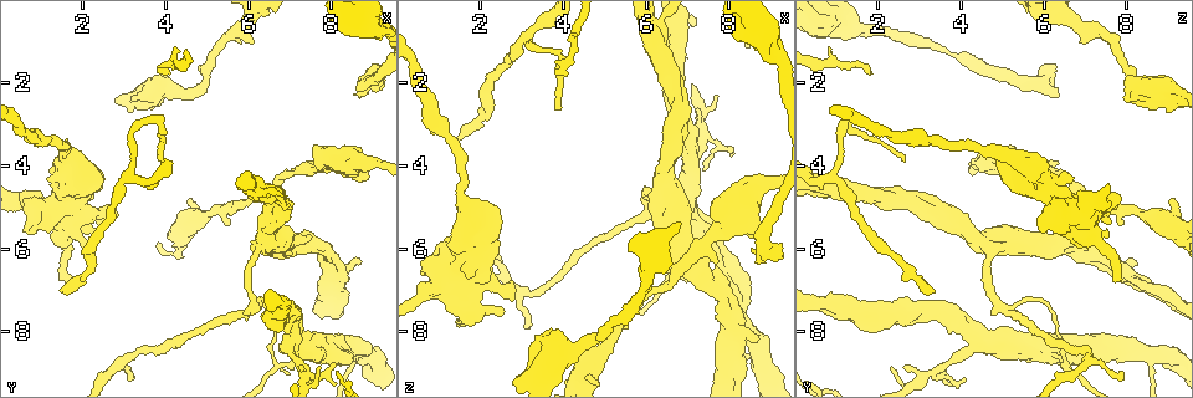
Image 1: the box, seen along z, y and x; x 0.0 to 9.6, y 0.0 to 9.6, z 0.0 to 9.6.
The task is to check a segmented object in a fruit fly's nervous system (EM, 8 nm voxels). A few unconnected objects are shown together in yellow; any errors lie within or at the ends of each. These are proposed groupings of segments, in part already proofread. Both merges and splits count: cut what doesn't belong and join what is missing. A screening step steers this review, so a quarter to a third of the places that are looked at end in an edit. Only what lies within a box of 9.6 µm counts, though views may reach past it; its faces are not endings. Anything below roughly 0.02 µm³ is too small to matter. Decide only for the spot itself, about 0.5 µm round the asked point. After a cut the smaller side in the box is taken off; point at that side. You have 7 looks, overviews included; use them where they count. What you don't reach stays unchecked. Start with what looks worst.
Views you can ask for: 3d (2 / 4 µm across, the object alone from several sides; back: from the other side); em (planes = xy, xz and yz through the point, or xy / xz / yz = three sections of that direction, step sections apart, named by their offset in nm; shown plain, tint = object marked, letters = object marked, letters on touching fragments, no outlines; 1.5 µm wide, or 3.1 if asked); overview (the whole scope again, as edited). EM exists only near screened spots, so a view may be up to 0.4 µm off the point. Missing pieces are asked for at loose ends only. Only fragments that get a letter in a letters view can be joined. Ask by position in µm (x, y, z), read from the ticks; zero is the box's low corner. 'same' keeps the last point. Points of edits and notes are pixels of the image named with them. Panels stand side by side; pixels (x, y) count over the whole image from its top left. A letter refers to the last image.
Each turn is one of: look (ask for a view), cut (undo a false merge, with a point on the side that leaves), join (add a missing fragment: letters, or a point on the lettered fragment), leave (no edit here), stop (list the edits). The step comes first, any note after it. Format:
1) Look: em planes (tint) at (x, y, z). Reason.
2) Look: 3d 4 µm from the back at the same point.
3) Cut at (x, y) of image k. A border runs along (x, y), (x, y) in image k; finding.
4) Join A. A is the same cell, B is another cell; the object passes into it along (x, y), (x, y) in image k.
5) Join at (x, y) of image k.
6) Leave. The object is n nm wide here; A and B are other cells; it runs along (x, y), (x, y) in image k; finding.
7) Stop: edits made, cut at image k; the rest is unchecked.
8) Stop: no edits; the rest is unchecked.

Look: em planes (tint) at (8.85, 2.25, 6.30). Branch stops here.

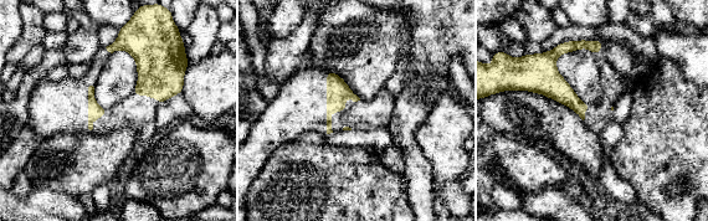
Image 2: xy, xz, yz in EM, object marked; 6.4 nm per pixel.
Look: em planes (letters) at the same point. What lies round it.

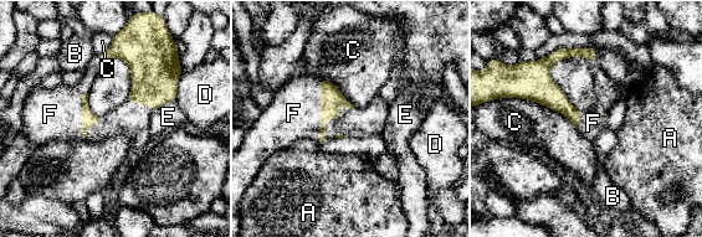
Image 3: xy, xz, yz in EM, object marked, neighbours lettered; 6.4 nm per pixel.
Join F. The longest contact is with C, 440 nm; F is the same cell, A, B, C, D and E are other cells; it goes on there.

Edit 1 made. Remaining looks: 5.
Look: overview. See it whole again.

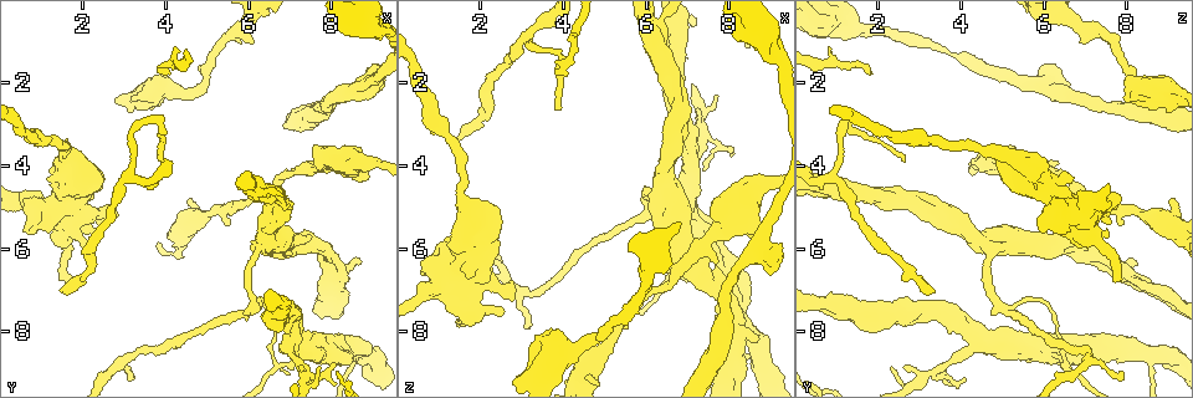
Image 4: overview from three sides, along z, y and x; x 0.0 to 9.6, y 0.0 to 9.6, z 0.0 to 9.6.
Look: 3d 4 µm at (8.65, 6.30, 8.30).

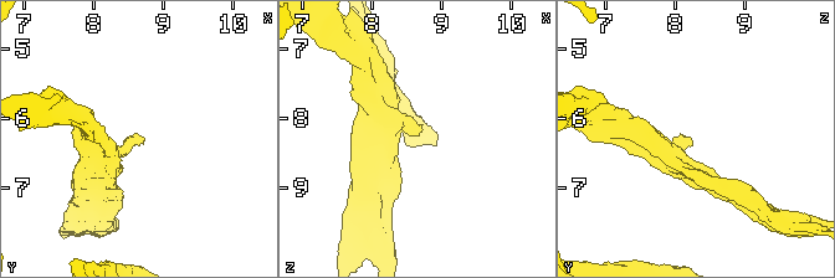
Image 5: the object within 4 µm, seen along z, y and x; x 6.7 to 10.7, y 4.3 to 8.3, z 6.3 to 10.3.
Look: em planes (letters) at (8.65, 6.40, 8.20). Shape alone is not enough.

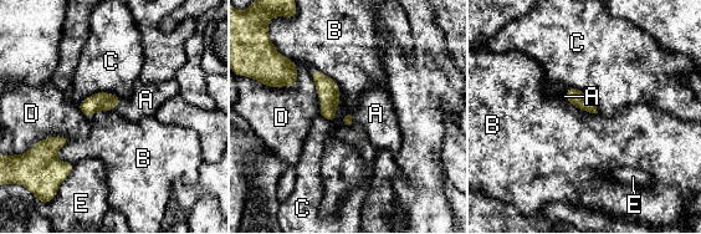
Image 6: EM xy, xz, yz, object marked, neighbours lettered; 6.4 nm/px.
Join A. The longest contact is with B, 380 nm; A is the same cell, B, C, D and E are other cells; the cell continues.

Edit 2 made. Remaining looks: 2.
Stop: edits made, join at image 3, join at image 6; the rest is unchecked.

